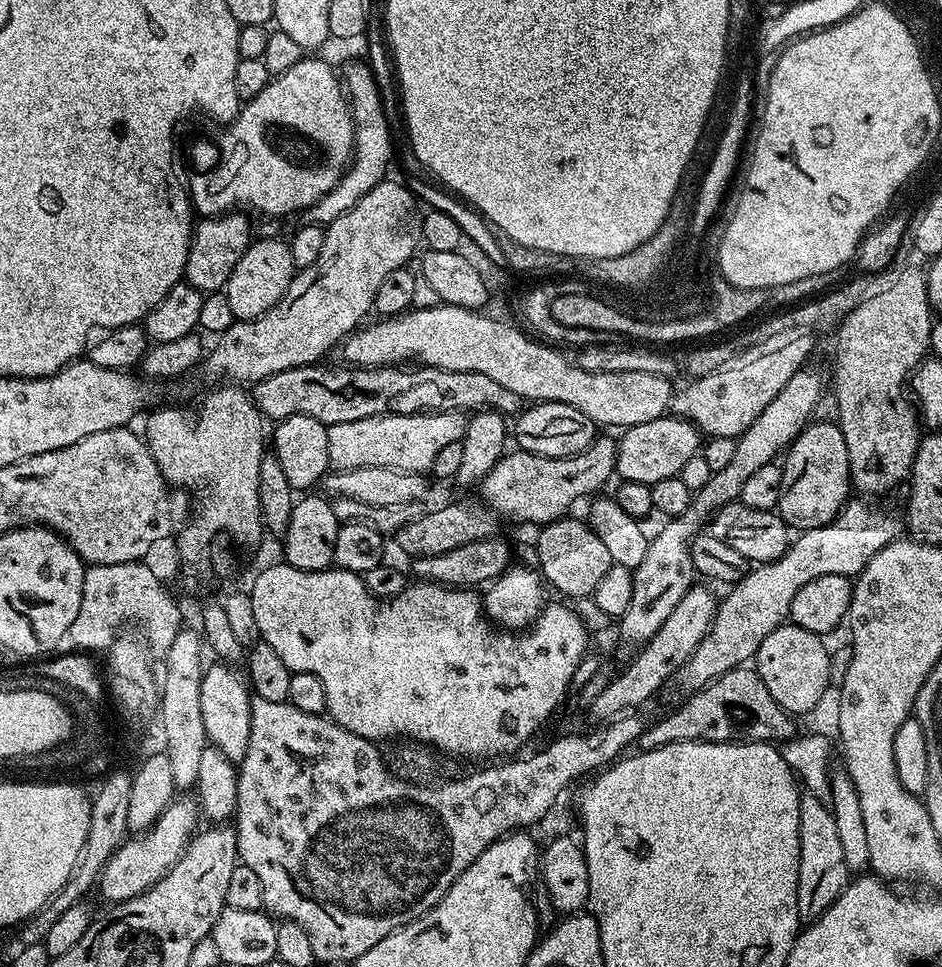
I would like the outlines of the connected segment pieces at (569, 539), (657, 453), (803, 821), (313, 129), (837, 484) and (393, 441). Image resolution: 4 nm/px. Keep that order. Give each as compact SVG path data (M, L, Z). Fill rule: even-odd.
M572 519L556 520L539 529L540 537L536 540L536 556L540 559L538 568L543 579L549 585L552 583L562 595L588 598L595 593L598 582L602 582L606 570L610 570L613 563L606 542L602 542L602 538L598 538L583 519Z
M665 414L650 422L630 426L619 433L615 475L620 480L651 486L654 482L662 482L662 478L679 476L682 466L697 456L701 448L701 433L693 425L675 414Z
M805 791L798 810L798 838L800 839L800 865L798 866L798 914L801 921L811 922L823 914L842 894L850 882L846 854L842 854L842 841L838 839L836 814L825 801Z
M305 58L298 61L294 66L290 66L290 70L286 70L286 74L269 79L266 90L262 90L262 94L258 94L250 101L247 101L241 107L239 114L235 120L231 121L233 132L230 137L230 151L236 156L246 156L246 186L252 186L254 192L254 206L251 209L253 213L262 214L264 216L288 216L291 212L303 213L305 210L317 204L330 190L334 190L334 186L344 176L344 169L348 167L352 159L352 145L356 142L356 128L352 124L352 109L348 107L348 97L344 95L341 77L327 64L324 60L311 60Z
M809 423L786 449L782 460L784 473L778 514L789 529L807 530L826 526L850 499L850 462L846 438L839 423L831 423Z
M436 410L433 416L381 414L354 422L328 425L328 462L333 469L390 466L407 472L427 473L438 450L464 439L466 420L456 410Z

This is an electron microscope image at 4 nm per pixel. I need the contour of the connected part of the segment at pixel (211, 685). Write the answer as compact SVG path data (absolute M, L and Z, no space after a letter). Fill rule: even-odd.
M215 662L207 665L201 678L202 726L206 726L208 743L222 750L226 758L234 762L244 759L250 742L250 714L252 713L253 693L243 675L235 672L228 662Z

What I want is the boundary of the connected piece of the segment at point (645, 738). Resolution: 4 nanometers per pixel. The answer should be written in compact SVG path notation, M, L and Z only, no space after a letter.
M755 667L731 668L708 687L693 691L689 696L692 697L678 705L669 716L662 717L657 724L649 723L643 729L638 741L640 752L691 740L709 744L783 742L797 735L793 713L770 698L770 690L766 690L766 682L762 682Z

